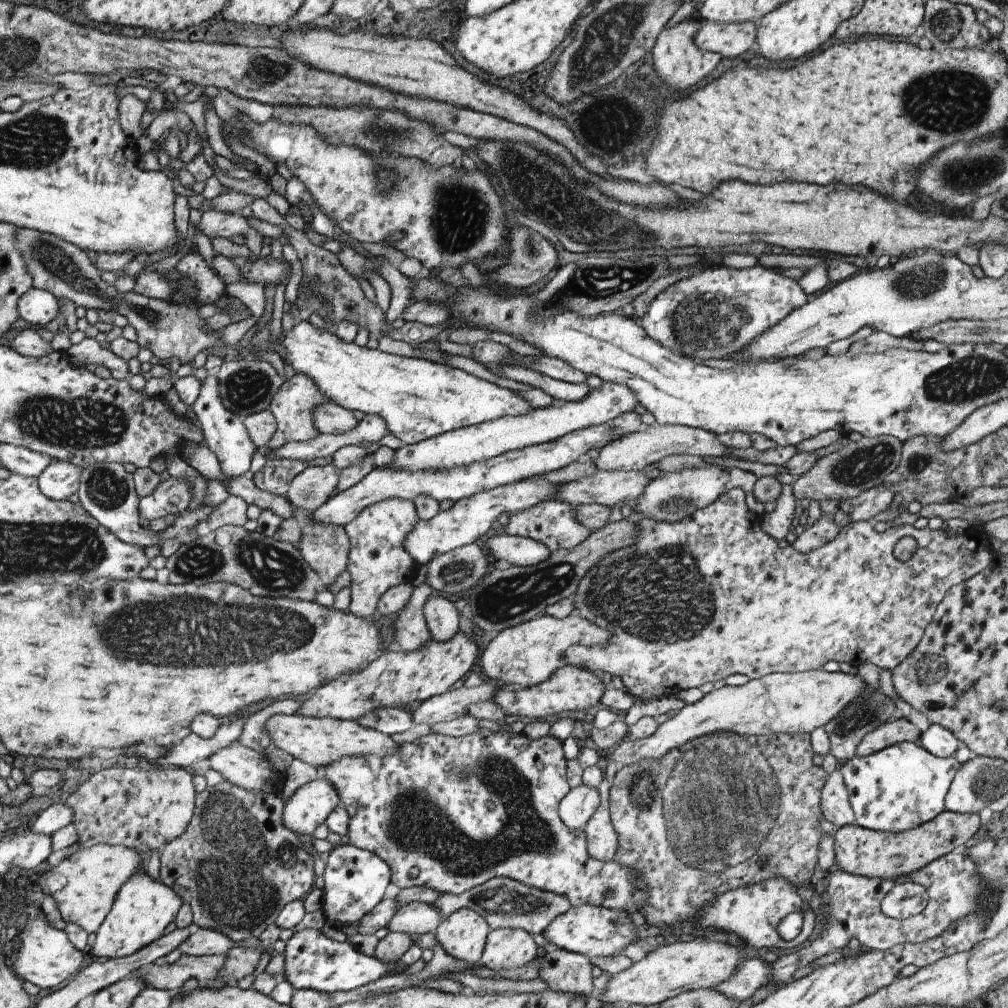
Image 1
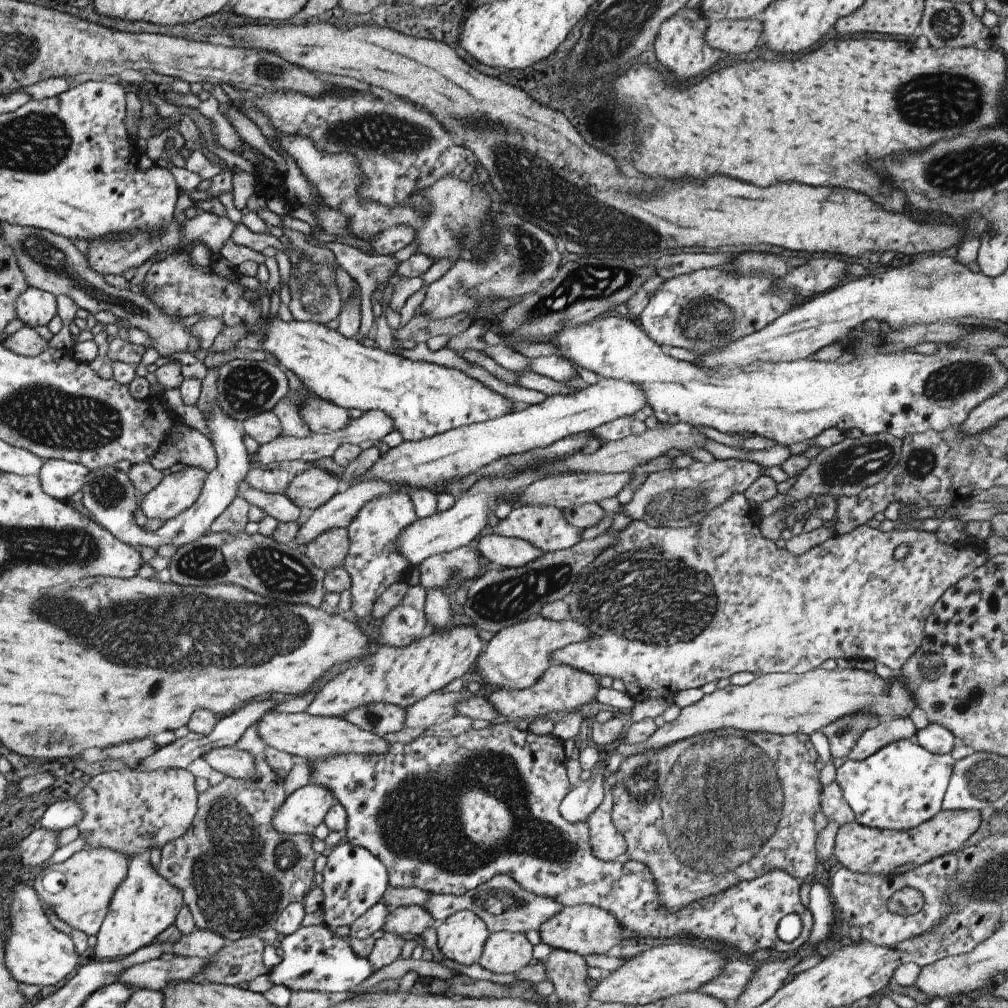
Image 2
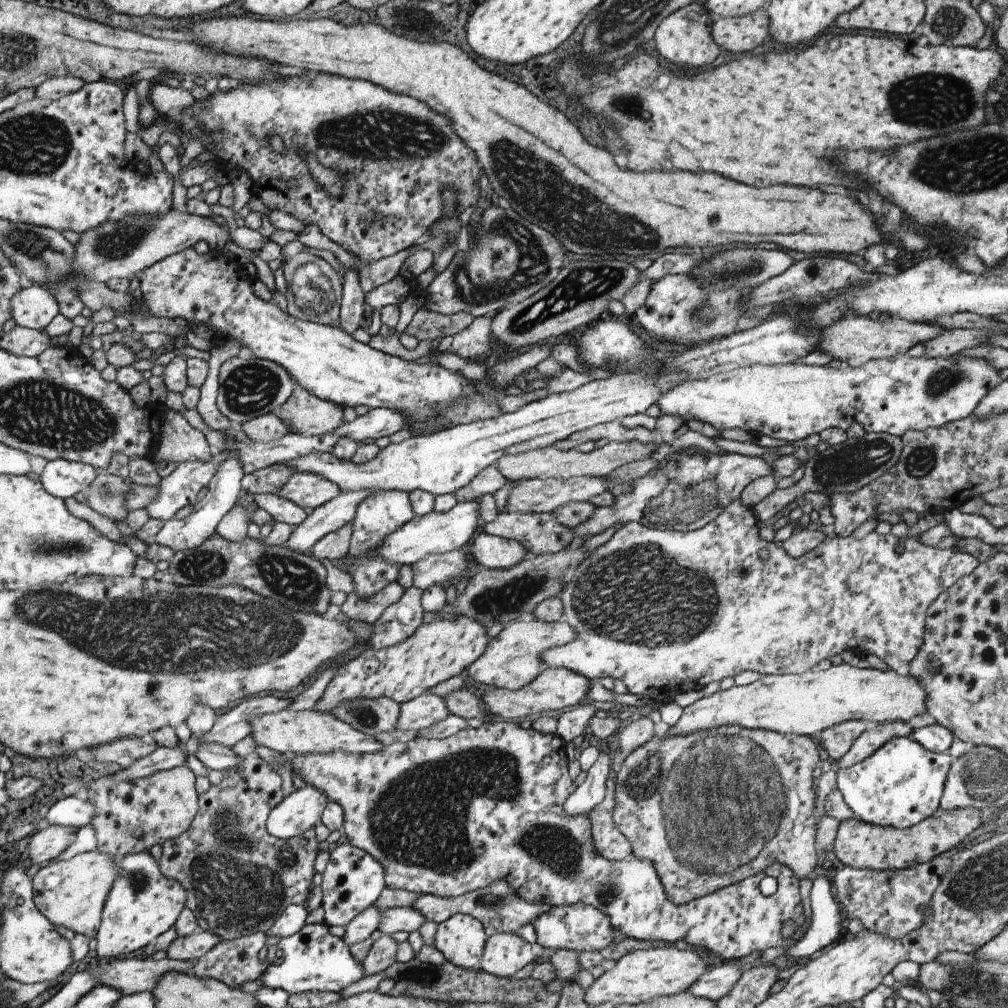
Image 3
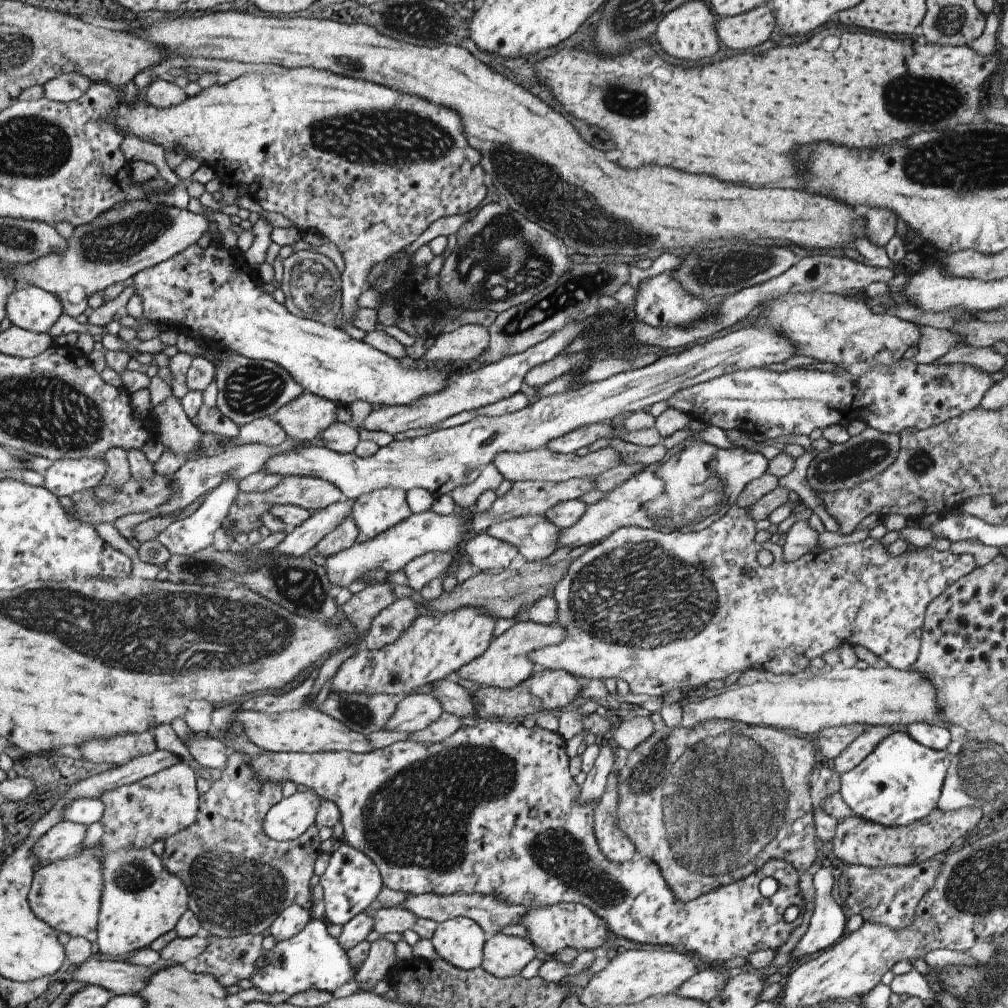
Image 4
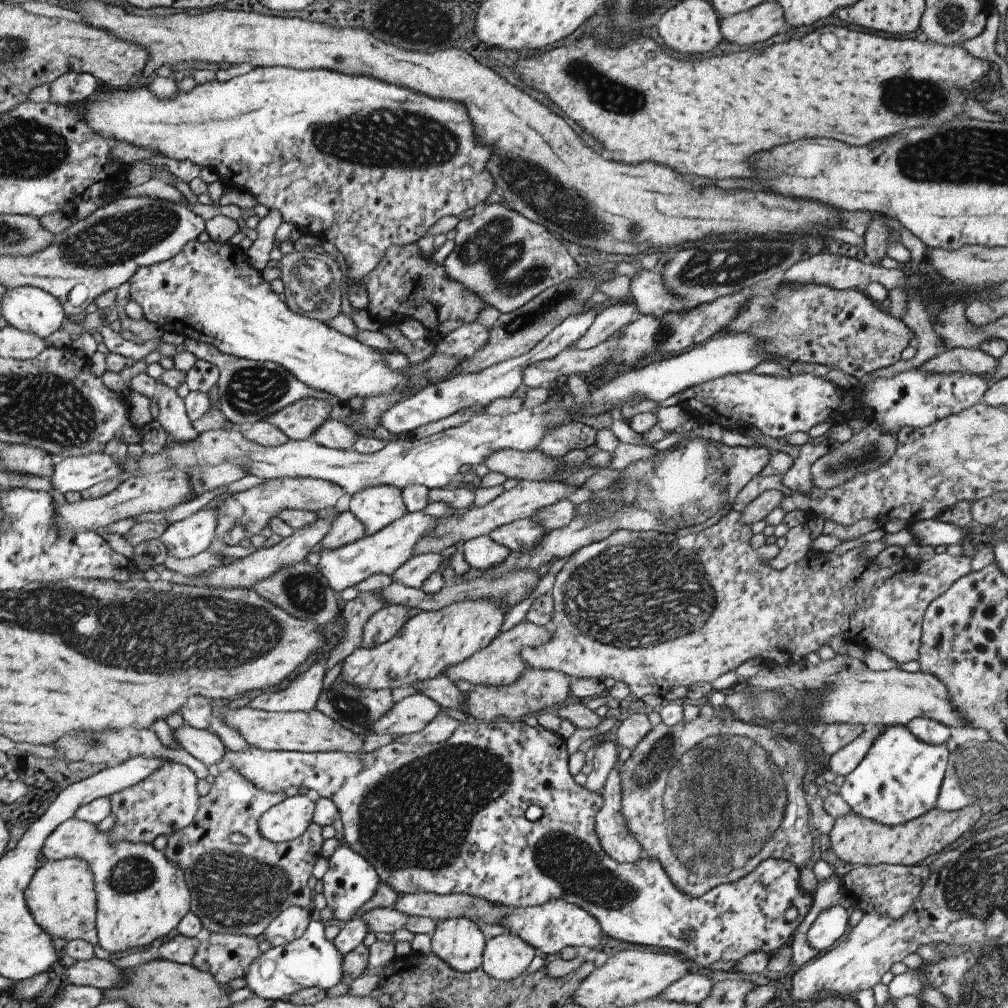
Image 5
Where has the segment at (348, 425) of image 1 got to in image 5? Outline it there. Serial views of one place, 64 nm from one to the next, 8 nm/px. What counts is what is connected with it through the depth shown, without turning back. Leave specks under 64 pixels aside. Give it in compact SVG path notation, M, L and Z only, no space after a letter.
M308 397L281 408L265 418L289 439L310 439L312 433L329 419L333 404Z

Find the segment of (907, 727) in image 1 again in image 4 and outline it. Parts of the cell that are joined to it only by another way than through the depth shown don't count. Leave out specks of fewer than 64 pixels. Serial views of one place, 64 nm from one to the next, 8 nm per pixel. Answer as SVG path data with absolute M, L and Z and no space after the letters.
M868 725L848 748L845 748L840 755L832 759L834 762L833 770L843 775L851 768L858 766L877 747L877 744L885 739L885 736L890 735L896 729L898 729L896 726Z

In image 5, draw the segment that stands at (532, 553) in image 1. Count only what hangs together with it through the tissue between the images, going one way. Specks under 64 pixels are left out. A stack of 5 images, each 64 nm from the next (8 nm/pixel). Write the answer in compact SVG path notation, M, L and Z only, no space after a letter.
M482 535L463 544L463 555L472 568L486 571L503 563L510 554L510 549L494 542L489 536Z

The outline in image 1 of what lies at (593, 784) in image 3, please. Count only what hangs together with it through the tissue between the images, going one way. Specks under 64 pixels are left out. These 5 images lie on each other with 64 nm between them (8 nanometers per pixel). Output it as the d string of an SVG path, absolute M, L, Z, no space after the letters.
M580 784L571 789L559 805L559 816L568 830L578 832L582 830L594 815L600 805L598 789Z

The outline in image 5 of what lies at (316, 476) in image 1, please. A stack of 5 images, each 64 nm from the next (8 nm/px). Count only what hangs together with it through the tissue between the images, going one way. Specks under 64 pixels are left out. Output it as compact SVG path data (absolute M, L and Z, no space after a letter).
M314 477L268 479L246 491L229 493L217 506L215 534L218 534L227 546L237 545L244 538L252 538L254 534L260 534L260 530L268 526L269 520L279 517L283 510L317 511L324 510L324 508L334 508L336 502L345 493L345 490L339 484Z

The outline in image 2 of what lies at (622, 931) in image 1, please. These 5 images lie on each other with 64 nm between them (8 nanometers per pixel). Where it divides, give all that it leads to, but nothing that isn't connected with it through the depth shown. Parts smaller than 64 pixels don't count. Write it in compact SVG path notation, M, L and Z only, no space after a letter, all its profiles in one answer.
M576 905L562 907L554 916L545 920L539 926L541 942L548 944L553 949L564 949L581 954L606 954L612 946L620 945L620 942L628 936L628 932L617 918L594 905Z

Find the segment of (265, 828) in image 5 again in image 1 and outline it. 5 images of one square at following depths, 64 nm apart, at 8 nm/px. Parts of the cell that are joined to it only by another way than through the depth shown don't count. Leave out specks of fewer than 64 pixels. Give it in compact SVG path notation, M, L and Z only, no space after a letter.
M320 776L298 788L283 806L282 824L297 834L314 835L314 830L325 823L330 812L341 805L336 786Z

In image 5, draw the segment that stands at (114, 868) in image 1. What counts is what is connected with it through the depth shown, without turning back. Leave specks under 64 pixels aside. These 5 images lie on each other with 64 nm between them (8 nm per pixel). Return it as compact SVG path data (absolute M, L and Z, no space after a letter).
M79 858L48 859L33 874L24 893L26 906L34 920L52 940L64 938L68 943L76 939L87 940L96 946L99 944L96 928L97 892L93 872L86 861Z

